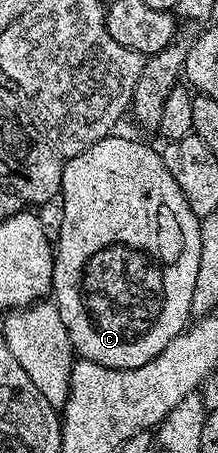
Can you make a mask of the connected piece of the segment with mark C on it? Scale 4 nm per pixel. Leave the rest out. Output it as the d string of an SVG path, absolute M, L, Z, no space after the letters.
M111 136L92 144L80 156L76 156L71 166L62 172L62 200L63 227L54 252L54 289L52 301L57 306L60 317L67 328L68 336L75 351L81 357L92 360L96 364L104 364L108 368L140 368L148 364L174 339L176 332L186 329L192 315L192 288L196 288L196 271L200 268L200 228L199 219L195 218L192 208L188 208L188 200L184 200L184 192L180 192L180 184L172 180L172 172L164 168L164 160L157 149L145 146L142 142L133 142L130 138Z

